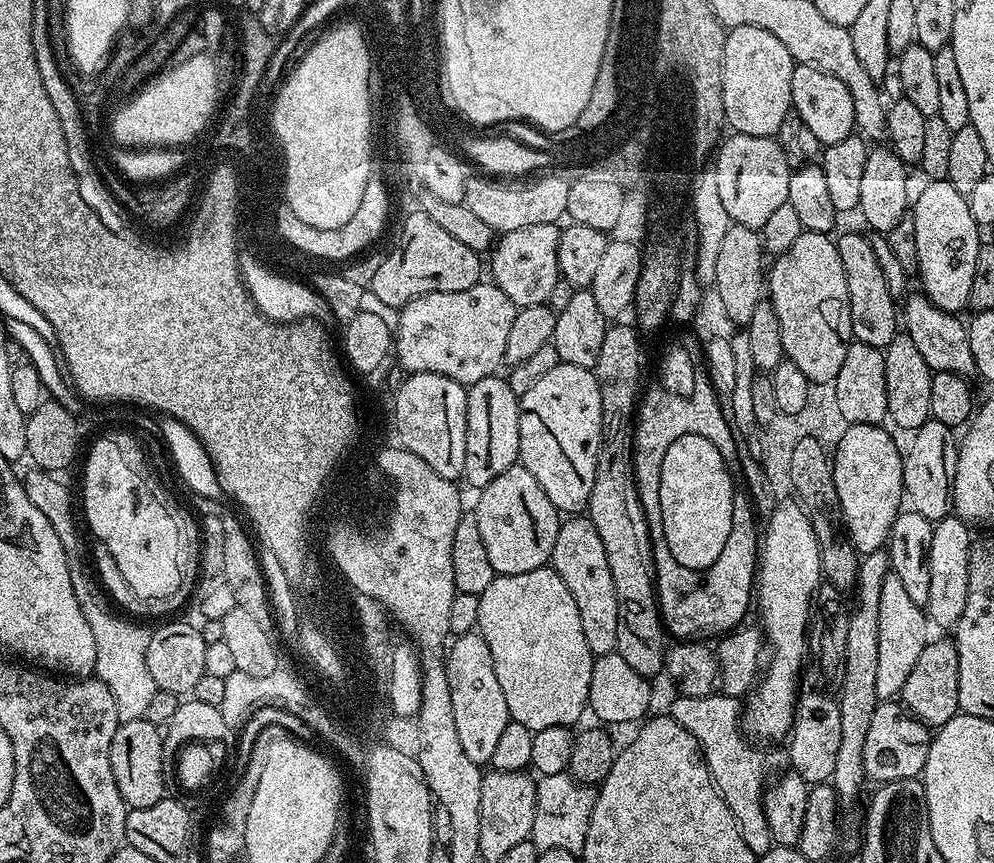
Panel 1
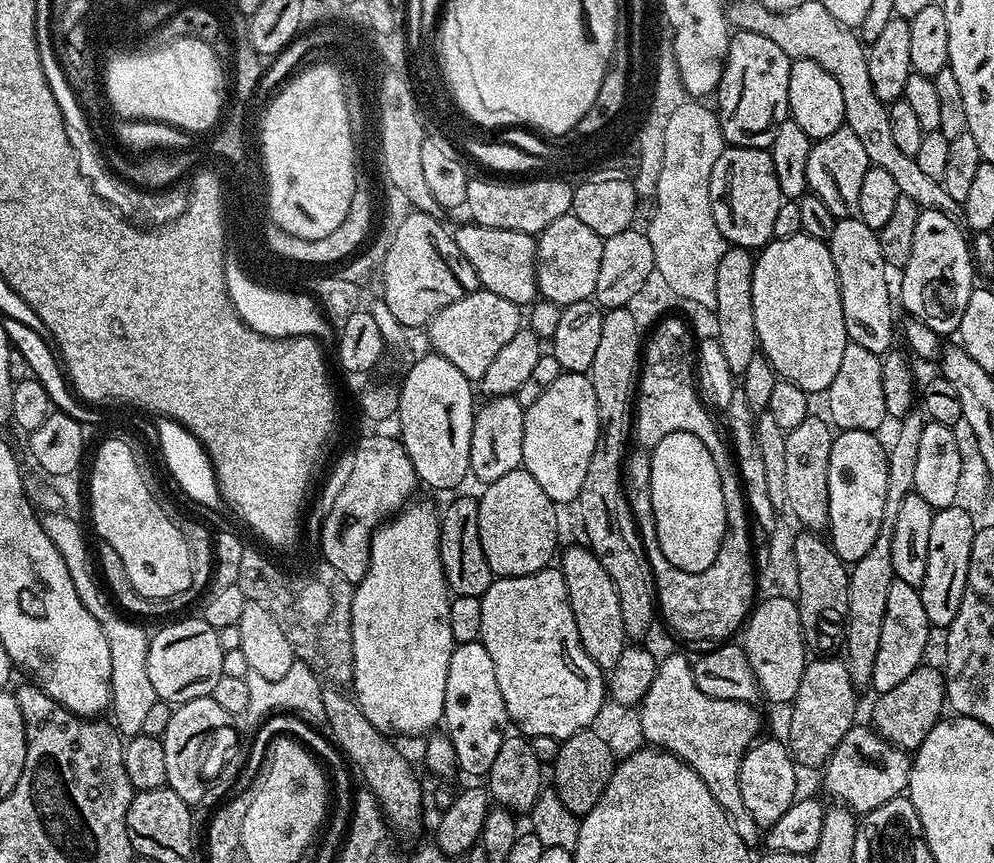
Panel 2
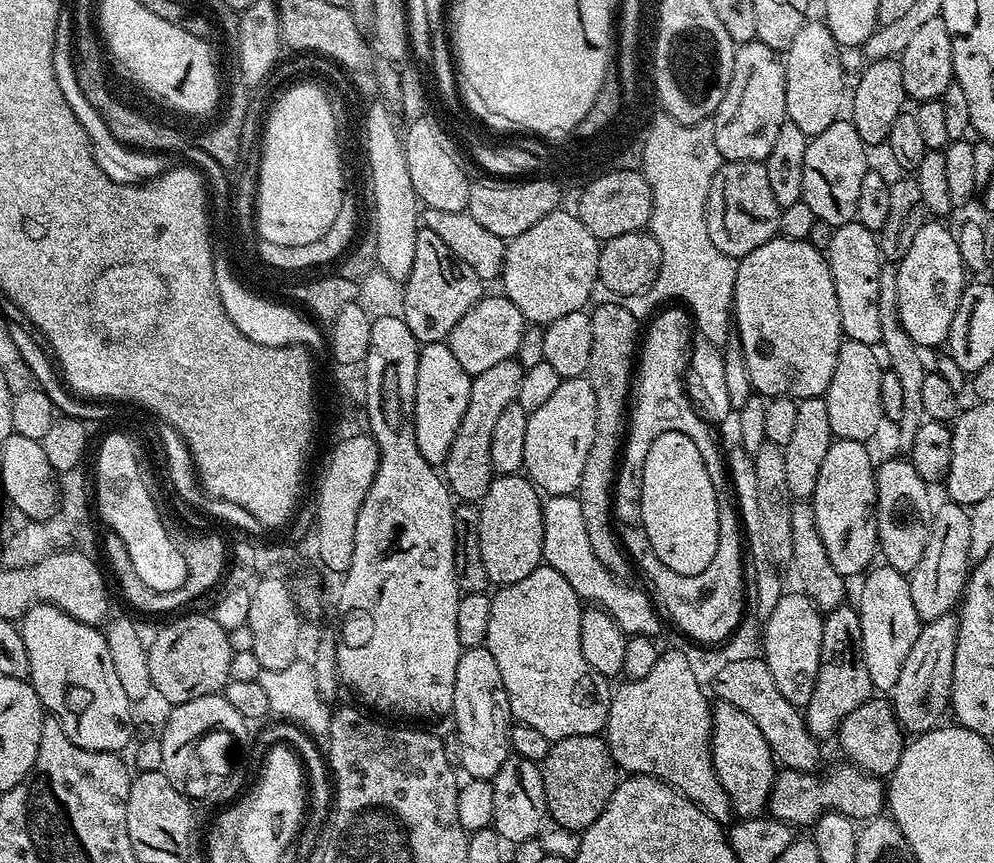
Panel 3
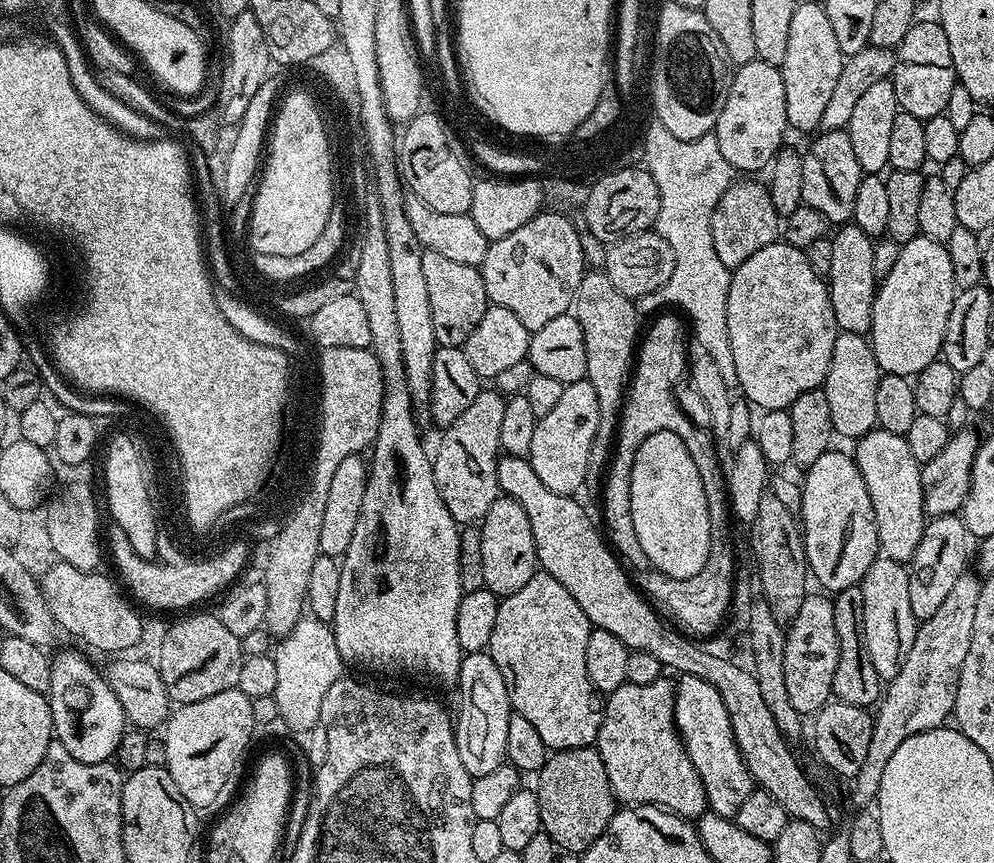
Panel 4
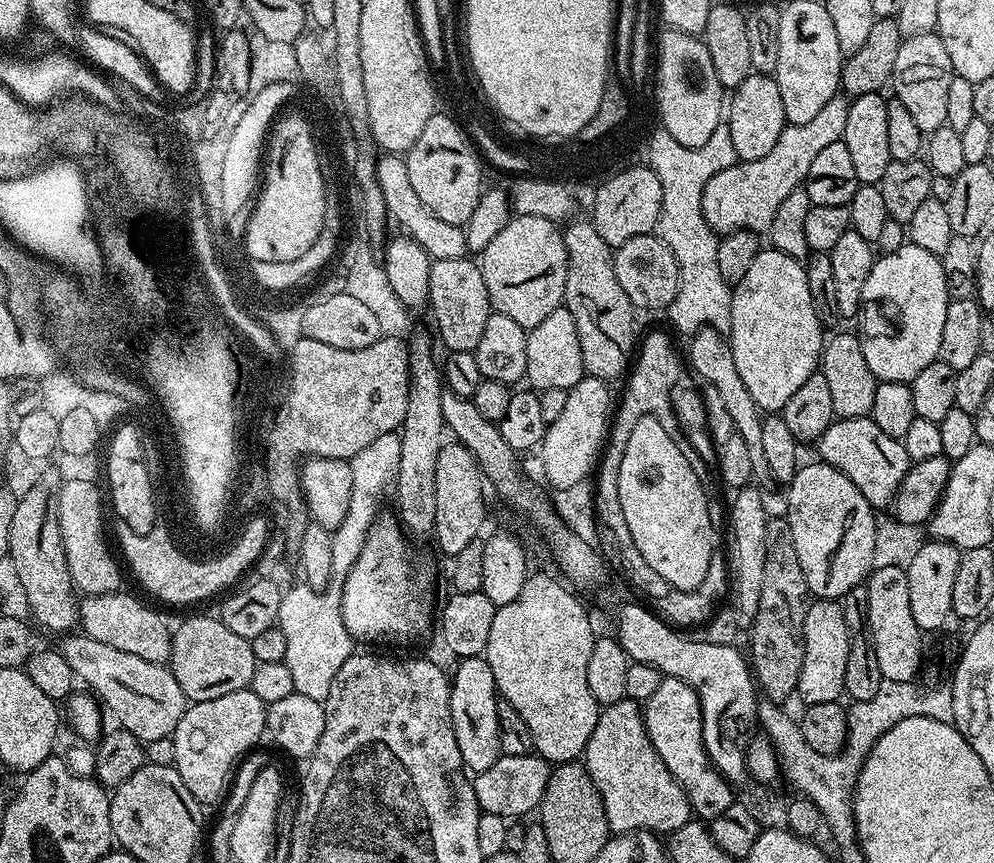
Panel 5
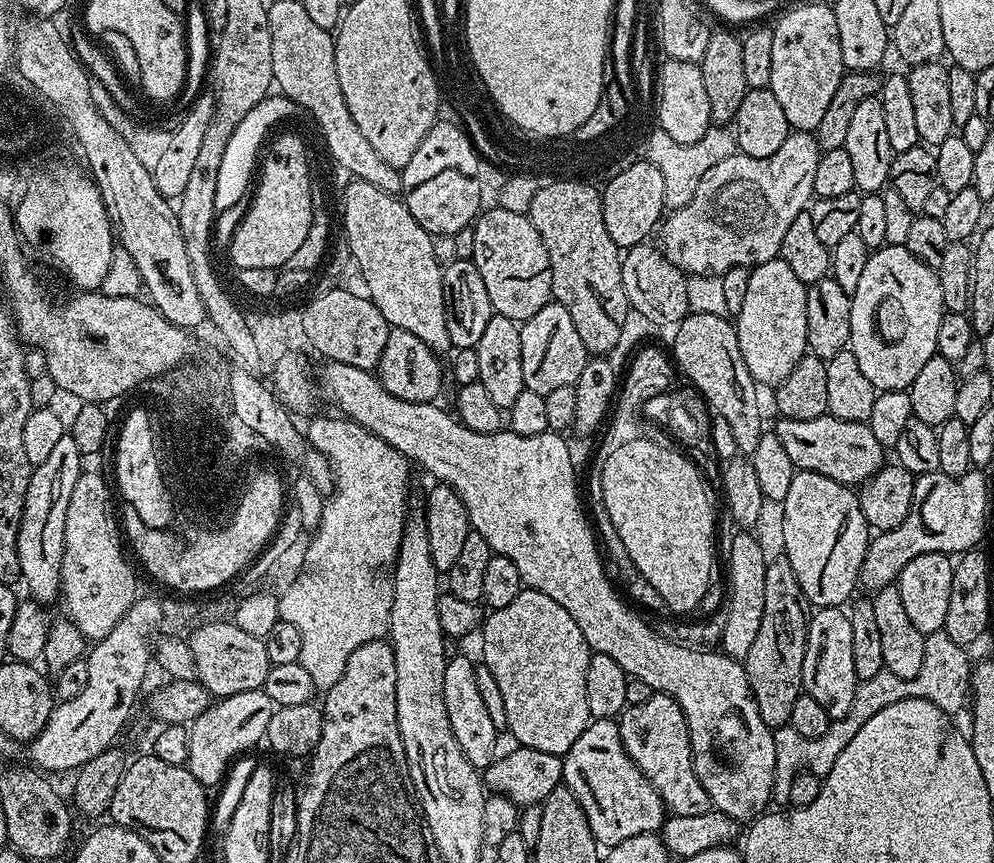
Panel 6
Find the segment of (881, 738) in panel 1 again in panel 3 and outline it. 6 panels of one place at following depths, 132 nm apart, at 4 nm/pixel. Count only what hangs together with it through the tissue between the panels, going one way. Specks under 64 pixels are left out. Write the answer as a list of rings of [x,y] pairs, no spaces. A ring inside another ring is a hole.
[[[847,762],[826,768],[815,774],[809,774],[781,767],[776,773],[768,799],[767,811],[772,819],[793,826],[799,824],[811,826],[824,812],[841,812],[851,820],[867,822],[879,817],[885,811],[886,784],[883,779],[872,776],[869,772],[863,772],[855,764]]]

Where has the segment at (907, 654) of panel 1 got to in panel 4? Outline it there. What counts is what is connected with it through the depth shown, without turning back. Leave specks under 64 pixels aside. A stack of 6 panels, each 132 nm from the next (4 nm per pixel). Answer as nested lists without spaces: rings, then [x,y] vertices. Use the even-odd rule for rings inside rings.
[[[877,555],[858,586],[862,590],[860,622],[864,651],[881,681],[889,682],[898,674],[910,653],[918,625],[914,610],[910,610],[908,568],[890,558]]]

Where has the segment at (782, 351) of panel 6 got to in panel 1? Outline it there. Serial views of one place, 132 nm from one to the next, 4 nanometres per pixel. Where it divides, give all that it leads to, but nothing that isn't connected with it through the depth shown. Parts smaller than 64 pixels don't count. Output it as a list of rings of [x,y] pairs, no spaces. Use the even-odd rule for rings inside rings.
[[[803,232],[790,250],[771,261],[766,272],[766,296],[774,314],[778,314],[778,326],[782,326],[782,346],[786,359],[794,362],[794,366],[798,366],[798,370],[802,370],[813,385],[831,385],[838,370],[842,370],[848,345],[854,340],[846,270],[842,270],[842,258],[838,258],[835,239],[827,232]]]

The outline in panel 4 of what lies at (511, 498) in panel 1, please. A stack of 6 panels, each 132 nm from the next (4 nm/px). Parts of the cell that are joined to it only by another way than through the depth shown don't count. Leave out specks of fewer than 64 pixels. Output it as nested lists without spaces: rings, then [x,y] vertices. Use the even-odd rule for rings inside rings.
[[[501,495],[499,500],[490,506],[478,524],[480,541],[482,542],[482,578],[484,587],[498,598],[518,594],[526,582],[538,570],[536,547],[534,546],[534,530],[530,526],[530,518],[526,518],[526,510],[516,500]]]

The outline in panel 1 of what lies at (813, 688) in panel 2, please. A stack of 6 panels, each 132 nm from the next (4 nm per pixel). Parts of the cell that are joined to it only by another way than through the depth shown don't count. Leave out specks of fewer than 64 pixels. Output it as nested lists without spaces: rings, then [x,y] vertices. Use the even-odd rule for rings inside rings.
[[[808,692],[799,697],[796,719],[787,737],[786,755],[791,771],[798,773],[809,786],[827,784],[834,774],[834,761],[838,758],[838,745],[842,743],[842,714],[835,695]]]

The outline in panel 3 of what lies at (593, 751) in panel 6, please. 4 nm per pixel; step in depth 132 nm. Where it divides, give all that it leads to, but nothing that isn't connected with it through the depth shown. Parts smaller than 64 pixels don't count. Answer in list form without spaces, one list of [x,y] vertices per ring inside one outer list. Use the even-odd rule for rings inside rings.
[[[678,649],[661,651],[658,662],[654,662],[646,678],[628,680],[612,693],[608,726],[606,729],[608,749],[616,759],[617,769],[634,776],[657,776],[672,788],[677,788],[687,800],[694,802],[707,816],[714,818],[721,826],[733,823],[734,813],[730,794],[726,794],[712,761],[712,704],[704,697],[696,672],[688,661],[688,656]]]

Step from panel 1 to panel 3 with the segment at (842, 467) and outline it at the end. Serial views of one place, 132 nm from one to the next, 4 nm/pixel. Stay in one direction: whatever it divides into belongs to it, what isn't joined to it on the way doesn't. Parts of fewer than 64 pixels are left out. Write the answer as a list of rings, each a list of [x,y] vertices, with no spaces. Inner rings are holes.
[[[833,439],[830,450],[826,450],[826,459],[822,461],[822,470],[818,470],[818,486],[814,486],[814,494],[810,497],[810,503],[814,506],[814,518],[818,518],[818,534],[822,534],[822,546],[826,546],[826,555],[830,557],[834,570],[838,570],[838,574],[842,574],[845,578],[852,578],[856,575],[859,577],[873,563],[871,562],[872,555],[875,557],[878,552],[876,468],[874,460],[872,464],[872,456],[868,453],[868,447],[869,445],[862,440]]]

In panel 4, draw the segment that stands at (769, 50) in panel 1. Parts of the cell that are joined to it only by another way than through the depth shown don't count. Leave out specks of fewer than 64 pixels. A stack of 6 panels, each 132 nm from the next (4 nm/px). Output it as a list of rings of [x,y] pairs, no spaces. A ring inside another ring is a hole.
[[[755,59],[739,65],[731,73],[728,86],[728,97],[722,114],[718,114],[718,122],[714,135],[718,138],[718,150],[722,150],[722,158],[730,162],[730,166],[740,174],[760,174],[769,167],[777,152],[785,143],[784,132],[789,131],[786,118],[786,86],[782,86],[782,74],[775,64],[767,64]]]

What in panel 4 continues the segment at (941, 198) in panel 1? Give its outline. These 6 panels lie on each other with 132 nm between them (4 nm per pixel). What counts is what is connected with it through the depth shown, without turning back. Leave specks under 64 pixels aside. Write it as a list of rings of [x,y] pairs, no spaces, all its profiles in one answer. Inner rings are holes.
[[[921,235],[900,245],[898,262],[894,262],[894,270],[890,270],[890,274],[886,274],[886,278],[879,281],[874,298],[870,339],[874,358],[878,358],[881,373],[889,372],[915,378],[919,372],[926,370],[926,366],[930,366],[930,362],[934,362],[941,355],[946,322],[950,322],[950,310],[954,306],[957,291],[954,269],[950,267],[950,254],[945,245]]]

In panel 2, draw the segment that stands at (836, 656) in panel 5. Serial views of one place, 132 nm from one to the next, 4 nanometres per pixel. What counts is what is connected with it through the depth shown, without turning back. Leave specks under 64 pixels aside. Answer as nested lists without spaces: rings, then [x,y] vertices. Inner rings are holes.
[[[790,597],[761,599],[752,608],[743,625],[743,634],[742,647],[754,670],[760,696],[772,704],[791,705],[793,698],[798,694],[798,682],[802,682],[804,668],[810,659],[795,599]]]

